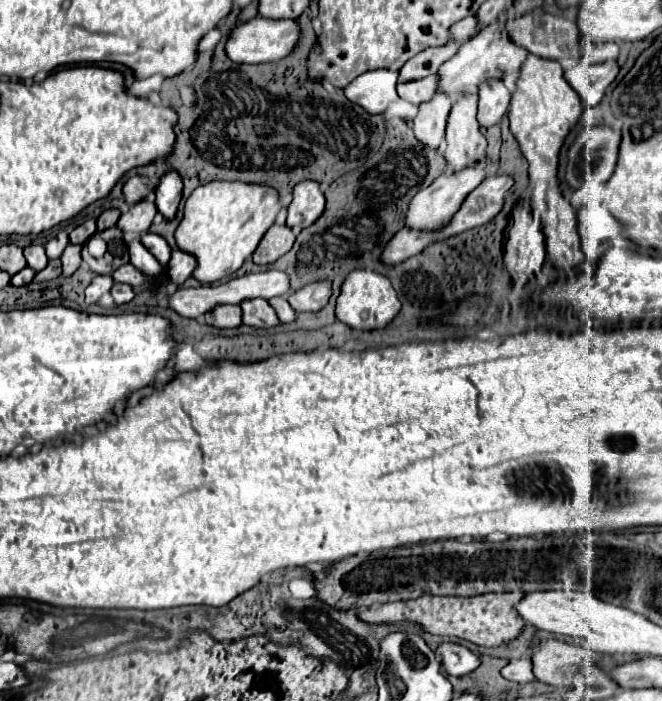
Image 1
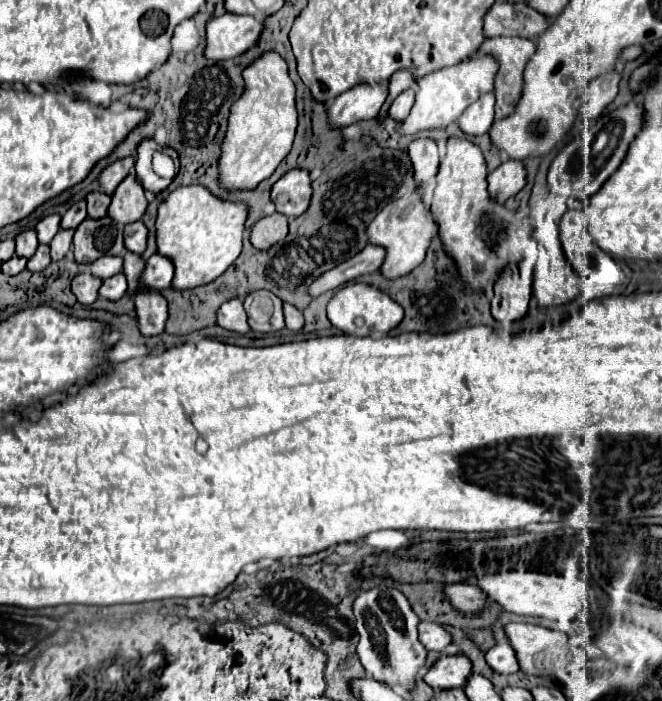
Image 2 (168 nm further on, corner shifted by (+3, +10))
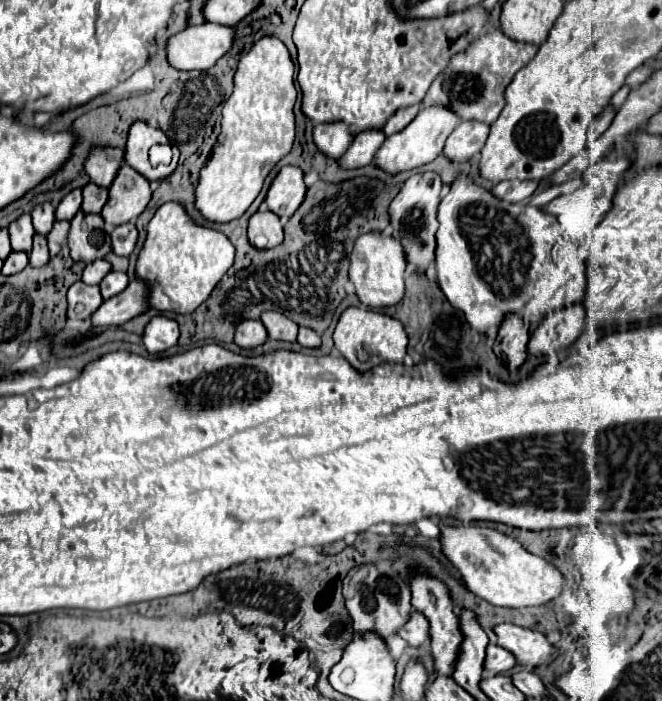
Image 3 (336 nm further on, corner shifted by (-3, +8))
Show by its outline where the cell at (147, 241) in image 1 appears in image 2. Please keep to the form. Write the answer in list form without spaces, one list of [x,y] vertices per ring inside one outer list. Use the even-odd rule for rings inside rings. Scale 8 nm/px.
[[[136,221],[136,223],[130,223],[124,227],[124,243],[126,243],[128,251],[144,253],[146,241],[148,241],[148,229],[142,221]]]

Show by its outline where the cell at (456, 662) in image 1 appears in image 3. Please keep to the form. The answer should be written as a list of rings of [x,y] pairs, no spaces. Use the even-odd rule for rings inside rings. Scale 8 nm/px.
[[[410,611],[410,619],[398,629],[398,635],[412,647],[420,647],[420,645],[424,645],[424,641],[430,639],[428,621],[422,619],[422,615],[418,611]]]

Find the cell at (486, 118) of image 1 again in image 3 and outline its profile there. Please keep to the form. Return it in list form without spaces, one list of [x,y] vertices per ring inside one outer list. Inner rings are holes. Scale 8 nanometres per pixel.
[[[464,121],[446,139],[442,155],[454,163],[470,161],[472,157],[476,157],[480,153],[482,145],[486,143],[486,135],[488,135],[486,123]]]

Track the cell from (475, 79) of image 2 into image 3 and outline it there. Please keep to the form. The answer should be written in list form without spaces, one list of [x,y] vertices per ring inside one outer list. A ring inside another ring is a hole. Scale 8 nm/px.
[[[428,107],[428,109],[420,109],[420,113],[416,115],[416,119],[400,133],[386,137],[386,141],[382,143],[382,147],[376,151],[372,165],[388,175],[396,175],[396,173],[404,173],[404,171],[412,171],[418,169],[426,163],[432,163],[444,149],[444,141],[448,139],[448,135],[454,131],[458,123],[458,117],[446,109],[446,107]]]

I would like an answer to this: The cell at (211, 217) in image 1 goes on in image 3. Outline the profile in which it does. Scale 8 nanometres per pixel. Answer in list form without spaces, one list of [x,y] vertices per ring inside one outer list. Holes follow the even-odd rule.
[[[164,203],[148,223],[148,233],[136,261],[136,279],[148,285],[148,307],[158,313],[188,315],[204,303],[222,275],[234,263],[234,247],[208,227],[194,225],[180,203]]]

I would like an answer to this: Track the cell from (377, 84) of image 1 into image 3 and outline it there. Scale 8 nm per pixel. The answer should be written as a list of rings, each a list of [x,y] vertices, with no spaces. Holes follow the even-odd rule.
[[[328,123],[312,129],[314,145],[318,153],[324,153],[330,159],[338,159],[352,143],[352,135],[348,135],[348,127],[344,123]]]

